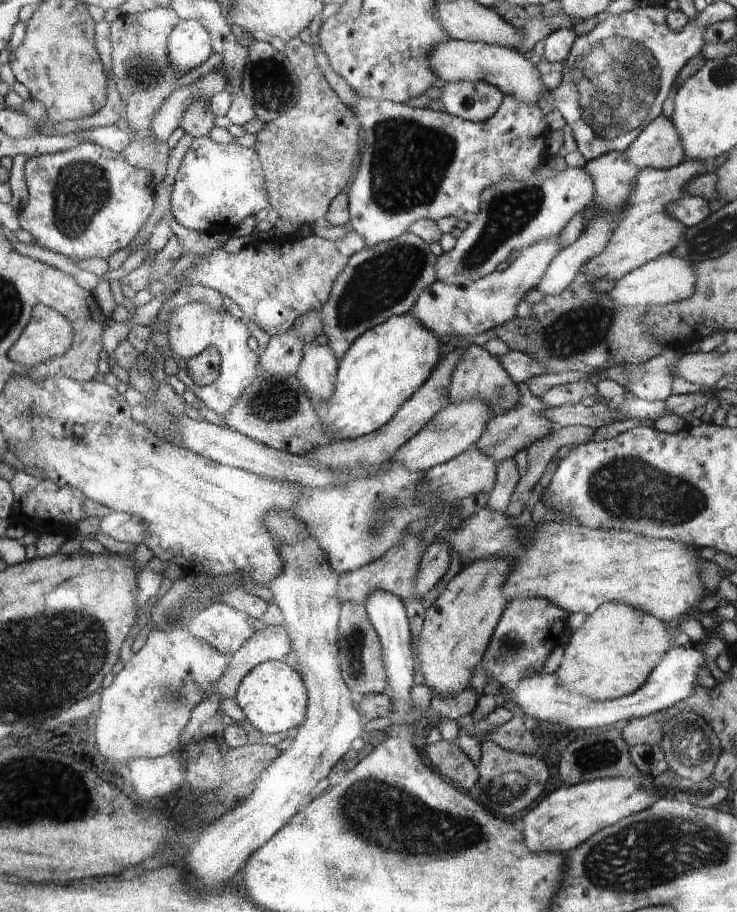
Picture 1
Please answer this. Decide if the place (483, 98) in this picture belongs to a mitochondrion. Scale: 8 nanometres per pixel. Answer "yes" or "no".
yes

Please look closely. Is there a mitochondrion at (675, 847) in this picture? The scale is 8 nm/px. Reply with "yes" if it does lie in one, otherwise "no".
yes

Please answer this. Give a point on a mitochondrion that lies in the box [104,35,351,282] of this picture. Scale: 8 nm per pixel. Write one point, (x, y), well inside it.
(271, 84)

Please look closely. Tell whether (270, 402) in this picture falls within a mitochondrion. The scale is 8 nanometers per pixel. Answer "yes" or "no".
yes

